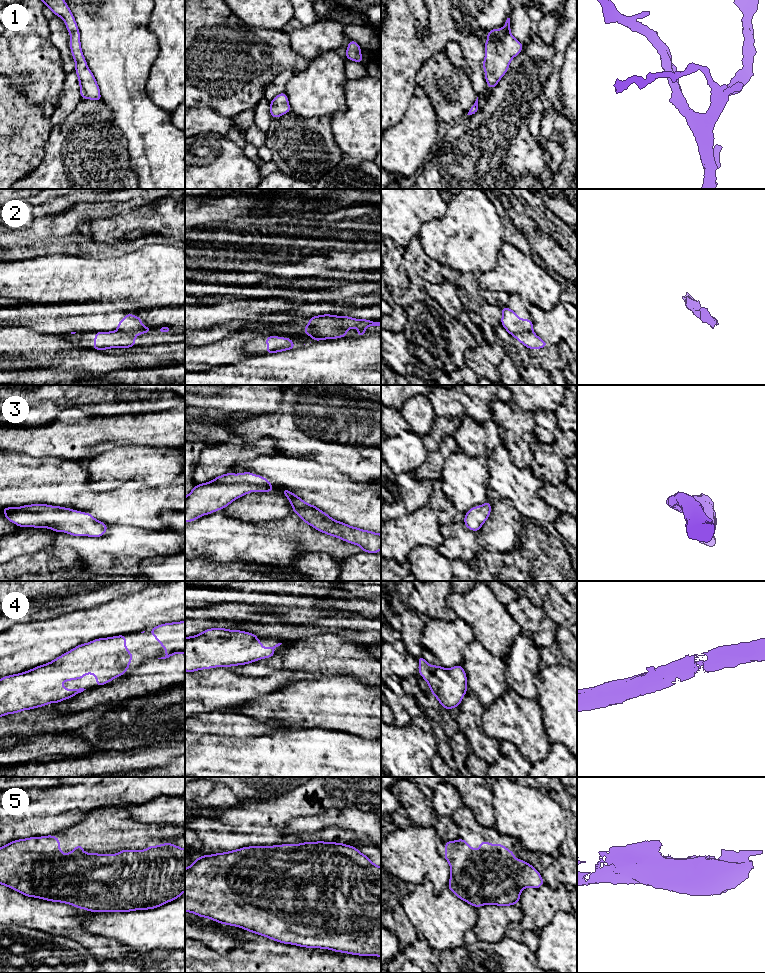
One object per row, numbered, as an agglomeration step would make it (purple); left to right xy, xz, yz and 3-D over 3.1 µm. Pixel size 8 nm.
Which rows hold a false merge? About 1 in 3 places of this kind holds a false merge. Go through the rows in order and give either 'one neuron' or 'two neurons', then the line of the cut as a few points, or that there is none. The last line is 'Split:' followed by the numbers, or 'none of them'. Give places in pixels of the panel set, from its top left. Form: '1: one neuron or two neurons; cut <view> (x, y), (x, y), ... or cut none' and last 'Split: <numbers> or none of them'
1: one neuron; cut none
2: two neurons; cut xz (305, 327), (312, 328), (317, 333), (314, 338), (318, 340)
3: one neuron; cut none
4: one neuron; cut none
5: one neuron; cut none
Split: 2

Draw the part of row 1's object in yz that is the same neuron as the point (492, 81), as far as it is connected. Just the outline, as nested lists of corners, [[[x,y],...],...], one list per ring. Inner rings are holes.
[[[507,18],[502,29],[492,29],[487,33],[487,42],[484,45],[485,59],[482,66],[489,89],[497,86],[507,72],[511,60],[522,51],[523,46],[524,44],[511,34],[510,18]]]

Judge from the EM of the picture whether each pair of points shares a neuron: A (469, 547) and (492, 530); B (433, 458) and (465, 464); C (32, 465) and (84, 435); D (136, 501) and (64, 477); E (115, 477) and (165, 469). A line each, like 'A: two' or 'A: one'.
A: two
B: two
C: two
D: one
E: one

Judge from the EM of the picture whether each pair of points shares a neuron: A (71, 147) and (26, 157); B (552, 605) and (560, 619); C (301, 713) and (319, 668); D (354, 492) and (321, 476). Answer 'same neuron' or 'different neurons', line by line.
A: different neurons
B: same neuron
C: different neurons
D: same neuron

